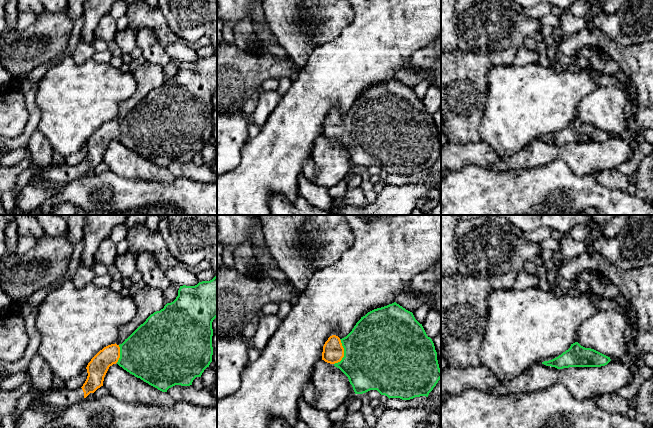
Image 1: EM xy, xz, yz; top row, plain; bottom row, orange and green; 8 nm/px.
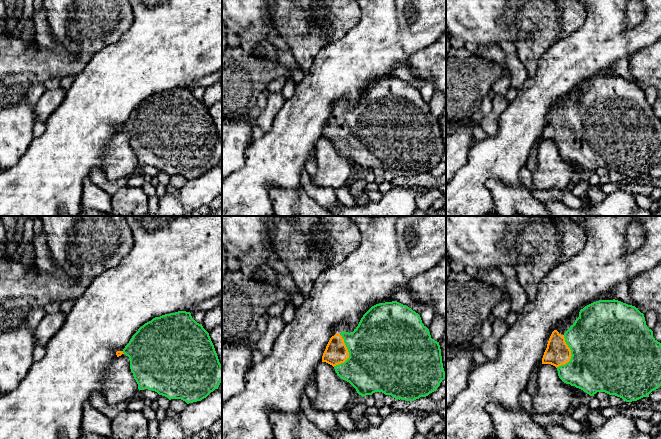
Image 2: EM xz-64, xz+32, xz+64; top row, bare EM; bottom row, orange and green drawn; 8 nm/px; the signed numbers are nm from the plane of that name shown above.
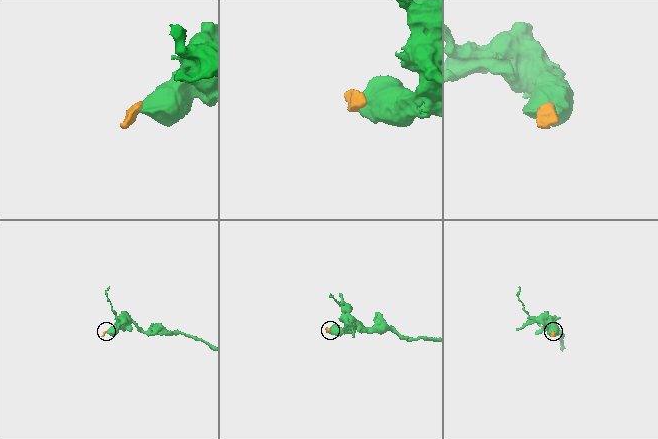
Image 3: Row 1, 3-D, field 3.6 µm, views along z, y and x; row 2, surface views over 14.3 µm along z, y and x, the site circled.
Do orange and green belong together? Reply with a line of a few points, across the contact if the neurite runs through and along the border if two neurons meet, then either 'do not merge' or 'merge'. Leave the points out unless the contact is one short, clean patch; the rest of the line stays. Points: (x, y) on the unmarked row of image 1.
line xz (333, 128), (343, 129), (374, 127); merge

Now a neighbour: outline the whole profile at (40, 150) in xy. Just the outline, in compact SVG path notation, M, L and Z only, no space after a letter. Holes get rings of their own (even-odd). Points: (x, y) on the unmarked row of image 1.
M38 129L33 132L26 149L30 156L31 164L40 171L54 165L52 145Z

